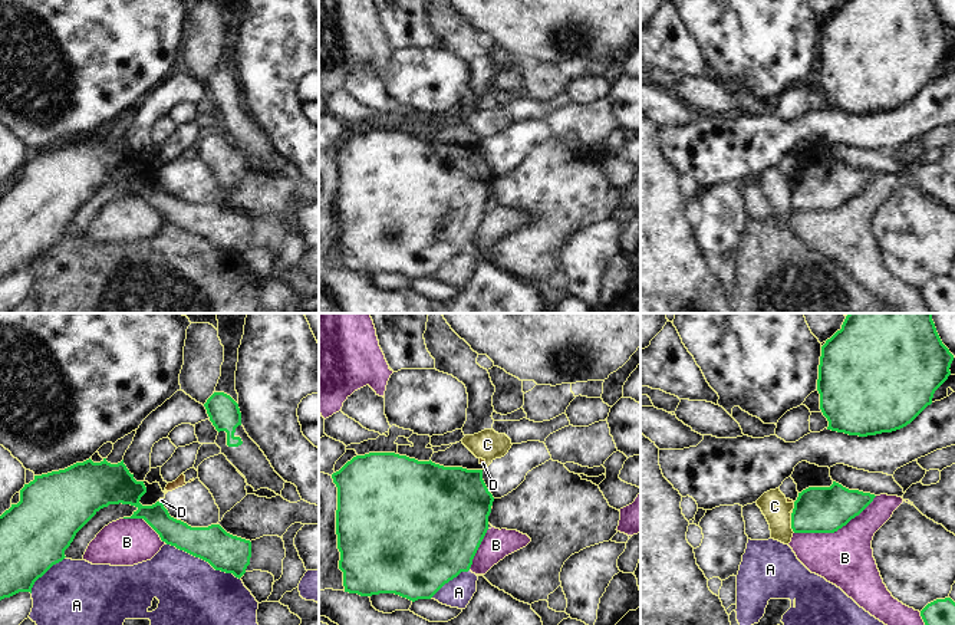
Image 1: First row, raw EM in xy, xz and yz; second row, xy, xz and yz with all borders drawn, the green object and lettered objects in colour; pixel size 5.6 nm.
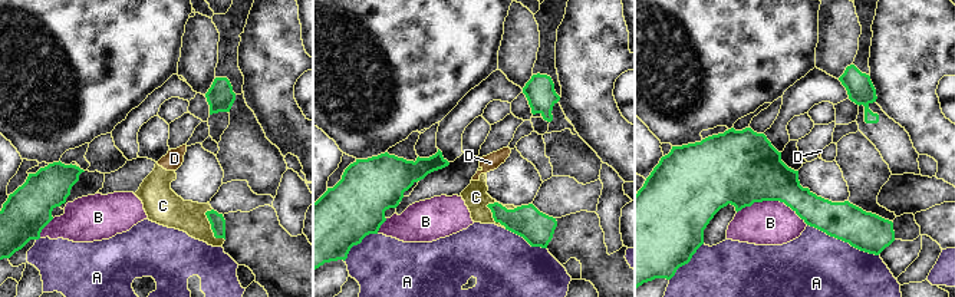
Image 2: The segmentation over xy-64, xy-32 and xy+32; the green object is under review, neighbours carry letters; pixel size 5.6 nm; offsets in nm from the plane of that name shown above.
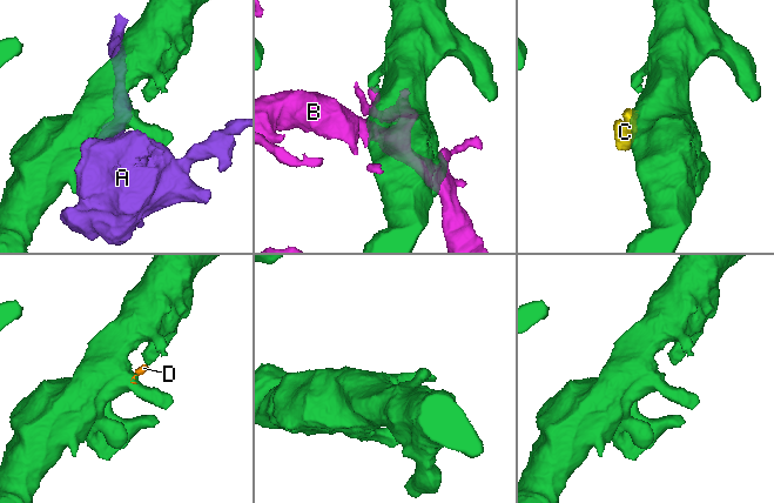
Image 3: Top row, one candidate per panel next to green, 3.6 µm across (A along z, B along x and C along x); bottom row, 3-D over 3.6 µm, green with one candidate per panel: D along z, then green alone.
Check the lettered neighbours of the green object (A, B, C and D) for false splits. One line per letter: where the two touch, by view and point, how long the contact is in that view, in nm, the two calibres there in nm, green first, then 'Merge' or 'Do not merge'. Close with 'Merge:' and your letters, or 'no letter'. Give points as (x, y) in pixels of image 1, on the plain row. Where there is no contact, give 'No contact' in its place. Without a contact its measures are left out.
A: Touches green at xy (203, 237). Shared border 460 nm. Thickness 220 nm (green) against 420 nm. Do not merge
B: Touches green at yz (835, 209). Shared border 500 nm. Thickness 260 nm (green) against 320 nm. Do not merge
C: Touches green at yz (792, 201). Shared border 110 nm. Thickness 260 nm (green) against 150 nm. Do not merge
D: Touches green at xy (161, 181). Shared border 40 nm. Thickness 180 nm (green) against 30 nm. Do not merge
Merge: no letter

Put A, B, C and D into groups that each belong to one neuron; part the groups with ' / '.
A / B / C D

